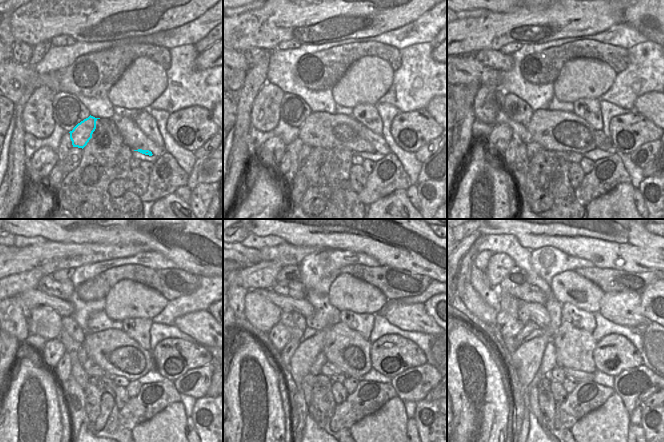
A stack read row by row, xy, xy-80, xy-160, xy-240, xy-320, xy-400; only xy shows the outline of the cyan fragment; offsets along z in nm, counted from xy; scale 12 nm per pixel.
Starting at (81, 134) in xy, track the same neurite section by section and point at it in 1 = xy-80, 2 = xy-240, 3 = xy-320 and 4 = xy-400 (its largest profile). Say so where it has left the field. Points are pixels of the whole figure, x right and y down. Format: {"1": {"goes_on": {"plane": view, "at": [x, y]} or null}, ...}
{"1": {"goes_on": {"plane": "xy-80", "at": [320, 129]}}, "2": {"goes_on": {"plane": "xy-240", "at": [119, 355]}}, "3": {"goes_on": {"plane": "xy-320", "at": [346, 348]}}, "4": {"goes_on": {"plane": "xy-400", "at": [574, 347]}}}

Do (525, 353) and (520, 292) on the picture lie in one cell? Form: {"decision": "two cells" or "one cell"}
{"decision": "two cells"}

